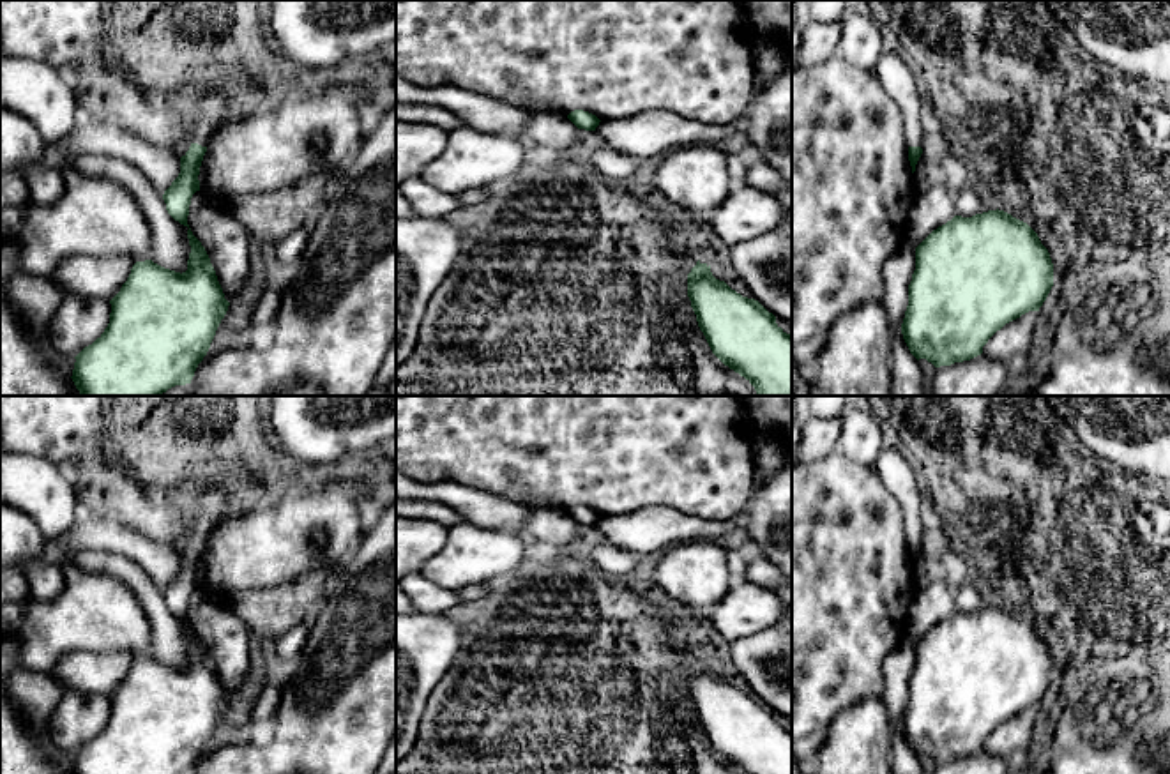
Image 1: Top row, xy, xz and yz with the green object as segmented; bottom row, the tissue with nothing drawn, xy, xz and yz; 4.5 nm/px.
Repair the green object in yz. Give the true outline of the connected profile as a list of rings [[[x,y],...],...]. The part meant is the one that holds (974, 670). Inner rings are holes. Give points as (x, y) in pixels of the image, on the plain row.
[[[1004,606],[954,611],[915,643],[915,666],[901,719],[910,749],[935,763],[970,756],[1006,719],[1039,707],[1053,682],[1053,659],[1037,629]]]

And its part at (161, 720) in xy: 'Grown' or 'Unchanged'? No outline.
Unchanged

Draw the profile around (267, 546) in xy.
[[[311,475],[279,502],[219,523],[200,562],[200,585],[214,594],[244,592],[283,583],[323,558],[343,562],[366,532],[361,504],[368,495],[369,484],[359,479]]]

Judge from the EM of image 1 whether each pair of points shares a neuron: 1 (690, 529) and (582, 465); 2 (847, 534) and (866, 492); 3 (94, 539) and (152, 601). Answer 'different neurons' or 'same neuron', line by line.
1: different neurons
2: same neuron
3: different neurons

